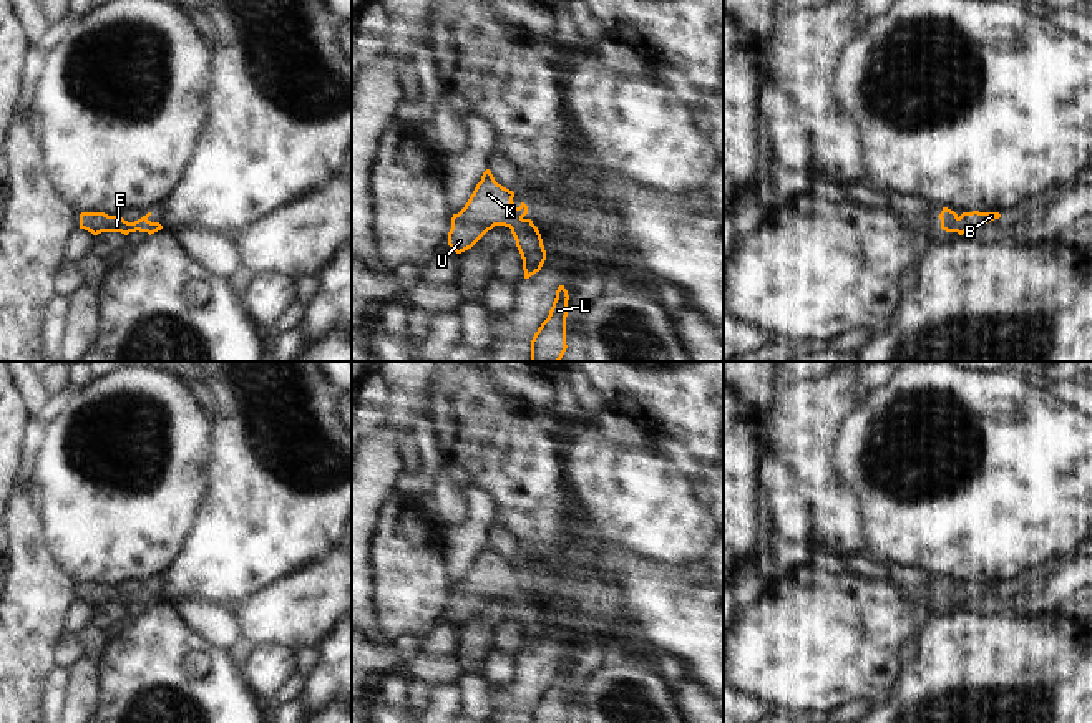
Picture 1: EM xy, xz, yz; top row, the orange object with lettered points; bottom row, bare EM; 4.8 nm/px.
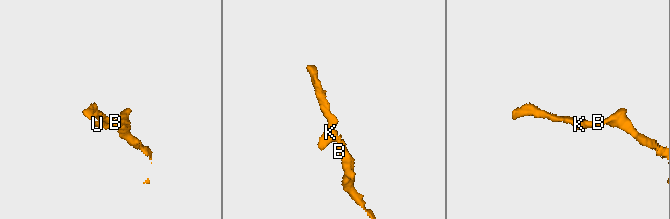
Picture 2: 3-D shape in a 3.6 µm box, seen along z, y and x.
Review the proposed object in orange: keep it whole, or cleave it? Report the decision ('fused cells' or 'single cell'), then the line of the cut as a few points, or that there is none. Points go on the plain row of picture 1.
single cell; cut none

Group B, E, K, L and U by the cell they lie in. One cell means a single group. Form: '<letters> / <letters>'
B E K L U

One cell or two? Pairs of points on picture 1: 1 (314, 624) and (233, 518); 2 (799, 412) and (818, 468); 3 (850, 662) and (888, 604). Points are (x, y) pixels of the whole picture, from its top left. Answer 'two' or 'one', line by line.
1: two
2: one
3: one

